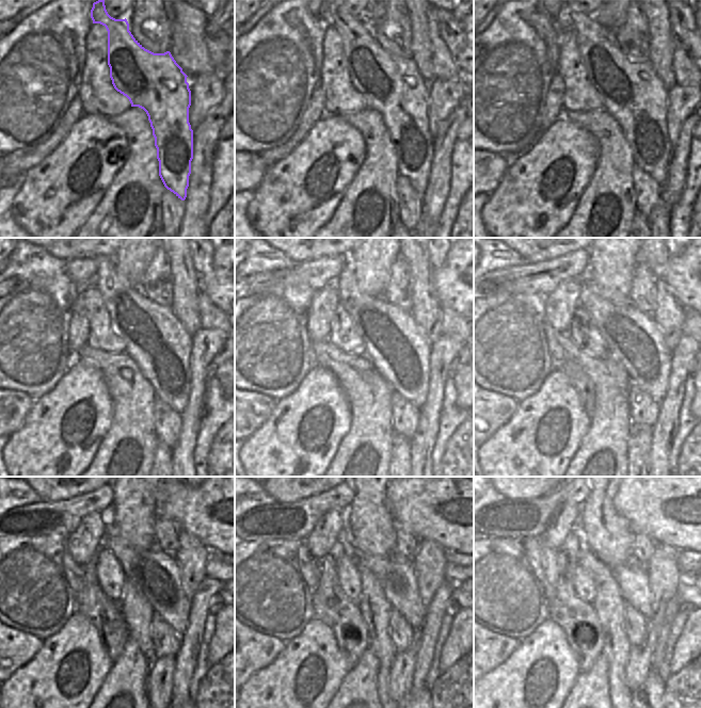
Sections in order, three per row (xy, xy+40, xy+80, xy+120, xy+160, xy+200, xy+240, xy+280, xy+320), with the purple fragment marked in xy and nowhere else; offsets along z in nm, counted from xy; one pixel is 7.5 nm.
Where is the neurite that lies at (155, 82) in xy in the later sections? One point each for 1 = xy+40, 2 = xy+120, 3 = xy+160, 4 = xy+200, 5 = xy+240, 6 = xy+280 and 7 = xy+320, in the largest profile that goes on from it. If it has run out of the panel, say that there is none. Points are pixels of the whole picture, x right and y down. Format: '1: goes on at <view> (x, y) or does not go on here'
1: goes on at xy+40 (391, 84)
2: goes on at xy+120 (154, 337)
3: goes on at xy+160 (398, 348)
4: goes on at xy+200 (632, 337)
5: goes on at xy+240 (157, 575)
6: goes on at xy+280 (396, 574)
7: goes on at xy+320 (632, 578)

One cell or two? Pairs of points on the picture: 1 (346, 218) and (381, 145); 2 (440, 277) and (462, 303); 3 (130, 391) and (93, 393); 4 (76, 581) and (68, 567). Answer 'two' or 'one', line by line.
1: one
2: one
3: two
4: one

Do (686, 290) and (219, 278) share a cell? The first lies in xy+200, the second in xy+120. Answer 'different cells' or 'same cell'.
same cell

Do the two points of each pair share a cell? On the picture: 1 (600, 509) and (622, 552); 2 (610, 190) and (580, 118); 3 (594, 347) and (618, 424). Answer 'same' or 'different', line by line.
1: same
2: same
3: different

